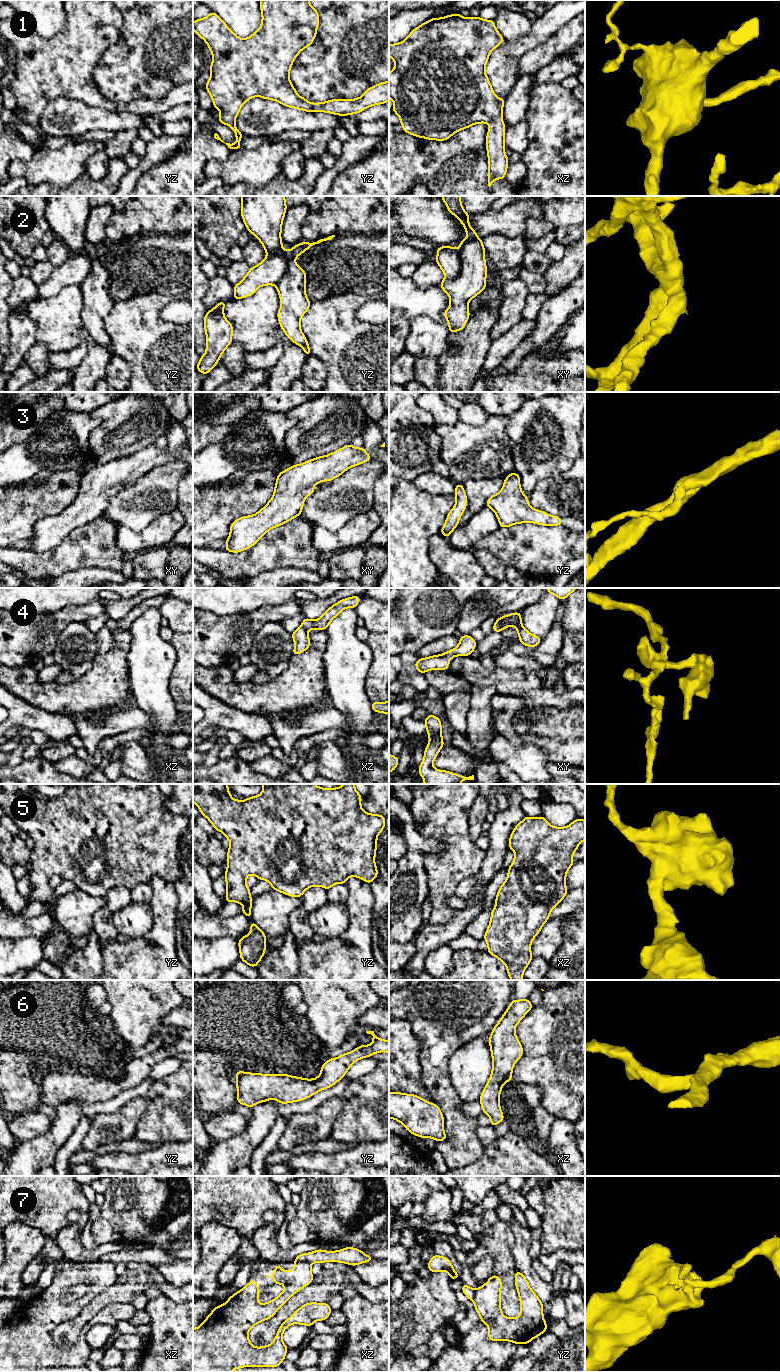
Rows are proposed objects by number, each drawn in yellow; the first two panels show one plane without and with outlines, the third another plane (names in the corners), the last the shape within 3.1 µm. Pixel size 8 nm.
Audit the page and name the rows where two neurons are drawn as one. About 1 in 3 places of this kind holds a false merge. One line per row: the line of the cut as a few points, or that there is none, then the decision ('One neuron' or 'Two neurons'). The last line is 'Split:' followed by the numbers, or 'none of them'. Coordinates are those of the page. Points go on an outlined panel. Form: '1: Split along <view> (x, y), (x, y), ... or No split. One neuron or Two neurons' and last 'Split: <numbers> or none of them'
1: No split. One neuron
2: Split along xy (458, 250), (460, 272), (455, 277), (447, 279). Two neurons
3: No split. One neuron
4: Split along xy (497, 619), (501, 629). Two neurons
5: No split. One neuron
6: No split. One neuron
7: Split along xz (295, 1260), (306, 1260), (310, 1263). Two neurons
Split: 2, 4, 7

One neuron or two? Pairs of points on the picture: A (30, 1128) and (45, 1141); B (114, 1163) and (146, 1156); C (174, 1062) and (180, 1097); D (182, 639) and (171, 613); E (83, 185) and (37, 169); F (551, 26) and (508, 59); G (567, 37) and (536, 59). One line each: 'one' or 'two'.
A: two
B: one
C: two
D: two
E: two
F: one
G: one

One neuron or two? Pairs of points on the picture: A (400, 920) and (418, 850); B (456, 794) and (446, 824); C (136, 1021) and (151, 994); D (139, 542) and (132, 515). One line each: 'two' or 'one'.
A: one
B: one
C: one
D: two

